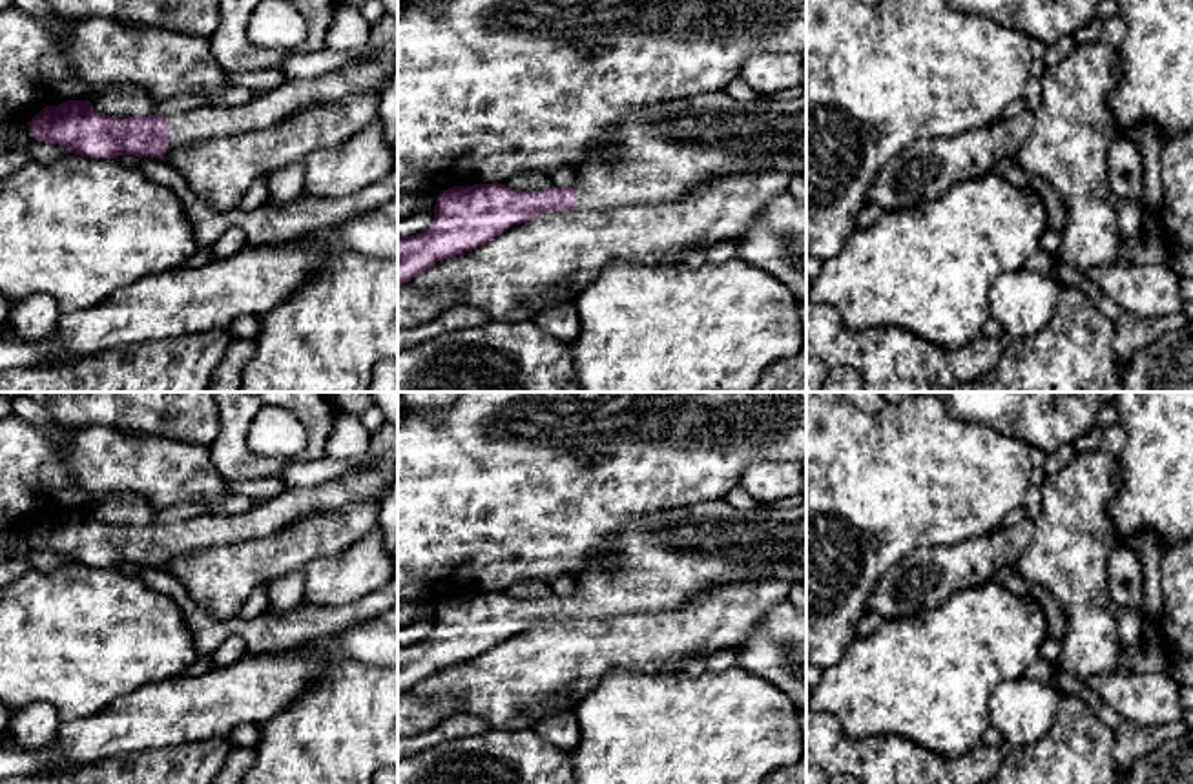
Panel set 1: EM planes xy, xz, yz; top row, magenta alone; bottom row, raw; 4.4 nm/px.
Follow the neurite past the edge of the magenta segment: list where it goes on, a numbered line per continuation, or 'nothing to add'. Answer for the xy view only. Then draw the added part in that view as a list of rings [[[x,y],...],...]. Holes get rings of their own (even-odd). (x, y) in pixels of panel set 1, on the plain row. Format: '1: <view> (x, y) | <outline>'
1: xy (367, 485) | [[[398,461],[376,463],[317,487],[285,490],[243,514],[206,514],[170,523],[166,560],[213,545],[261,540],[301,518],[343,511],[354,503],[379,505],[396,480]]]

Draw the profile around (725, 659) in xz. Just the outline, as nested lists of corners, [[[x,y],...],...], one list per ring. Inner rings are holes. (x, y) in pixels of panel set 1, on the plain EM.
[[[735,647],[721,649],[706,658],[706,669],[711,673],[722,673],[735,665],[739,665],[739,649]]]

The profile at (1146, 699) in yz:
[[[1124,667],[1096,675],[1087,687],[1124,720],[1155,727],[1184,718],[1182,687],[1167,673],[1136,673]]]

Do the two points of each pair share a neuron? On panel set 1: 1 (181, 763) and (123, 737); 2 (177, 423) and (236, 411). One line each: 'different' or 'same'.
1: different
2: different

